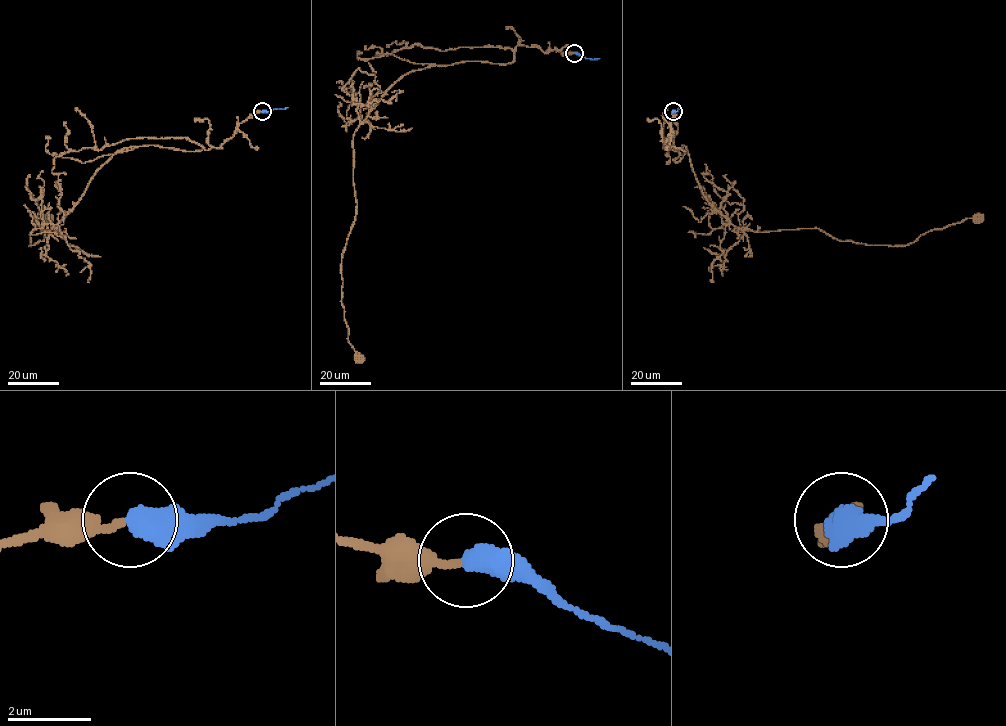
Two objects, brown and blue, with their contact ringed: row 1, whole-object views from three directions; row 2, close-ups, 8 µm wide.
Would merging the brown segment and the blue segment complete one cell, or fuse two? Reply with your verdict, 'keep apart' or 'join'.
join

